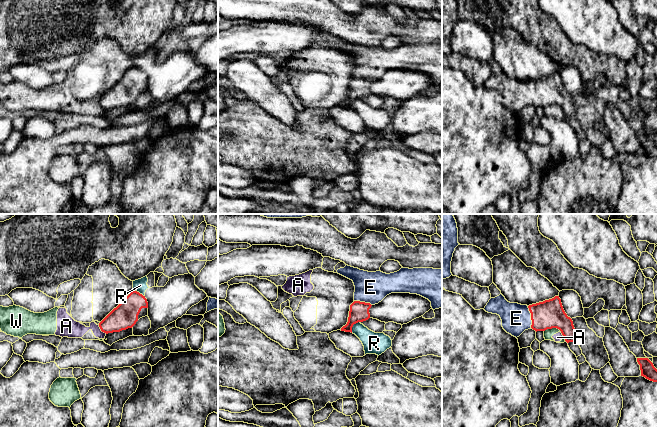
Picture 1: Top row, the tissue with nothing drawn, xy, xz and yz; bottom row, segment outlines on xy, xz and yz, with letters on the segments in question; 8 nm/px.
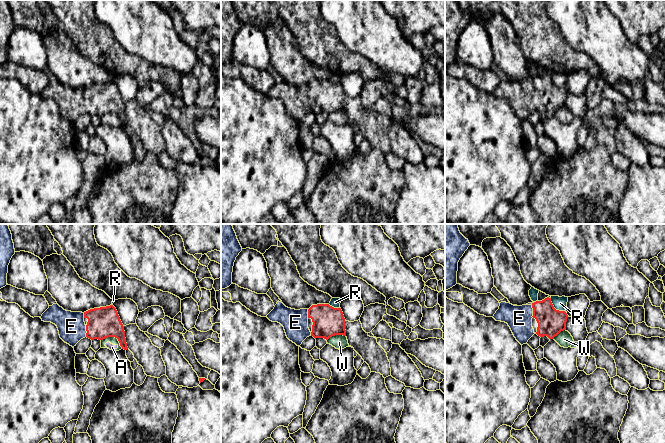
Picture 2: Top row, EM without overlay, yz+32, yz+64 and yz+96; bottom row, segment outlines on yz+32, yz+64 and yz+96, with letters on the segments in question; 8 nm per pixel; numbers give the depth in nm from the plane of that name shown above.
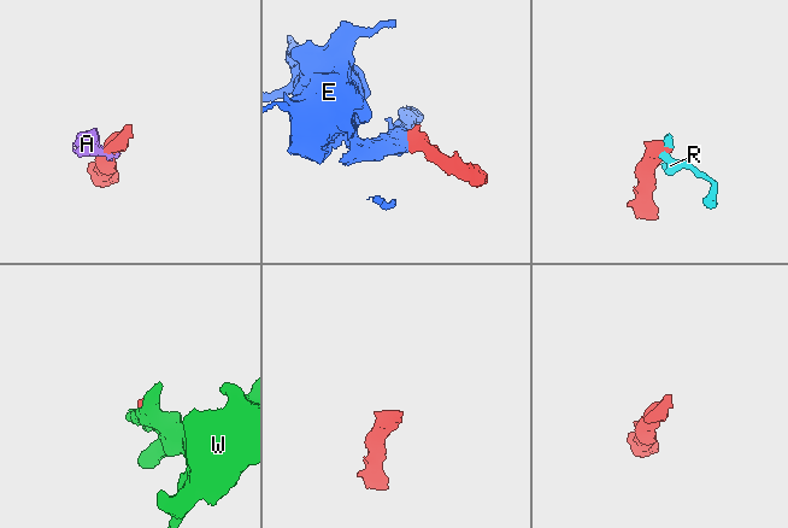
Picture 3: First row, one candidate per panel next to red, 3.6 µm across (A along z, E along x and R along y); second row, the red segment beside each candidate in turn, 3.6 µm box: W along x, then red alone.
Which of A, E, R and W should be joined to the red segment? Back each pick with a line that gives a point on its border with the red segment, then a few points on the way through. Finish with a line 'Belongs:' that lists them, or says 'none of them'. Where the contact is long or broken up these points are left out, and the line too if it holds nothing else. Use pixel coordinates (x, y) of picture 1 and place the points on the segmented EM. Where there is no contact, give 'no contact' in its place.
E: yz (531, 317) | across yz (548, 314), (531, 317), (516, 318)
Belongs: E

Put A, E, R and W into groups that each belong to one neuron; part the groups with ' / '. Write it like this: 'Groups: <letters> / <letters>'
Groups: A W / E / R

